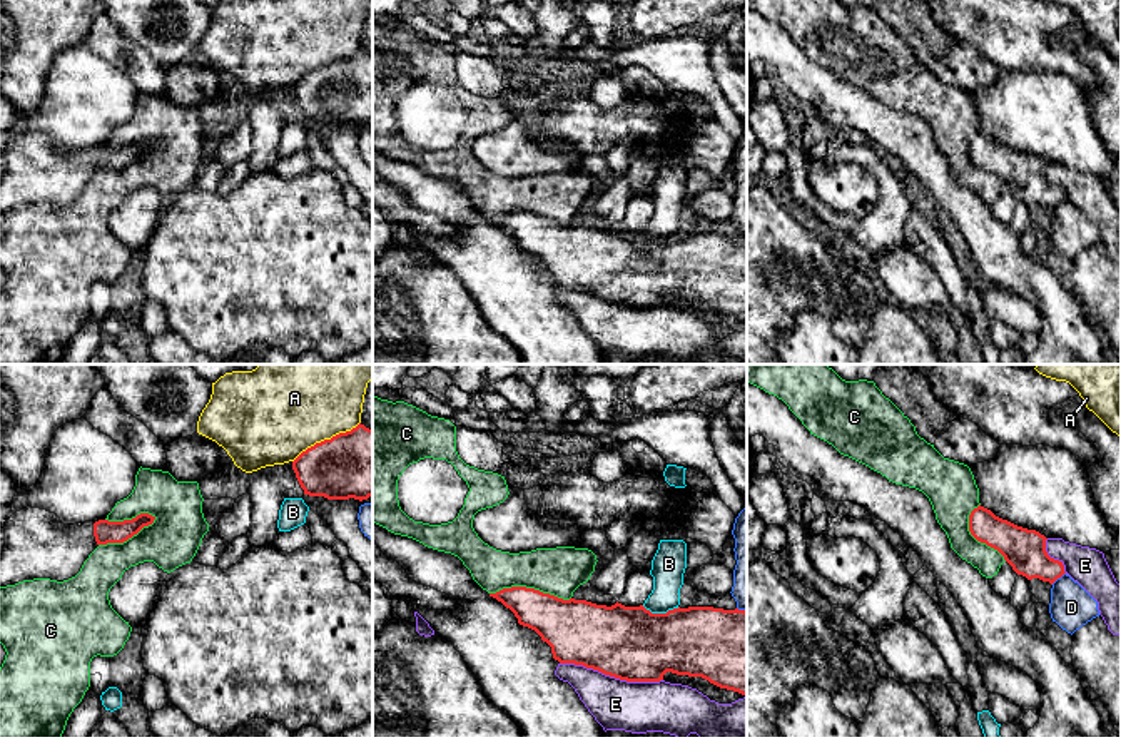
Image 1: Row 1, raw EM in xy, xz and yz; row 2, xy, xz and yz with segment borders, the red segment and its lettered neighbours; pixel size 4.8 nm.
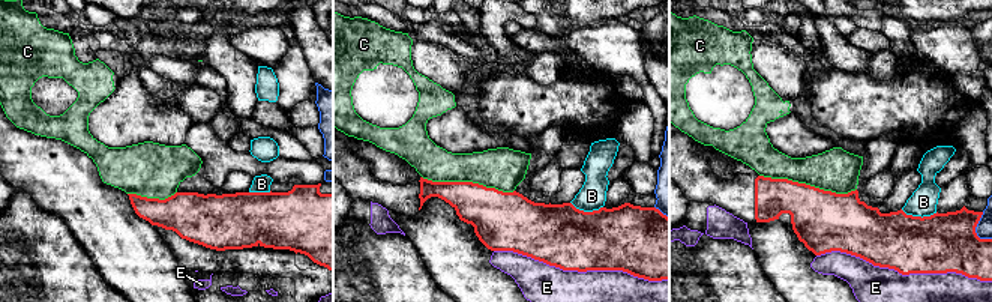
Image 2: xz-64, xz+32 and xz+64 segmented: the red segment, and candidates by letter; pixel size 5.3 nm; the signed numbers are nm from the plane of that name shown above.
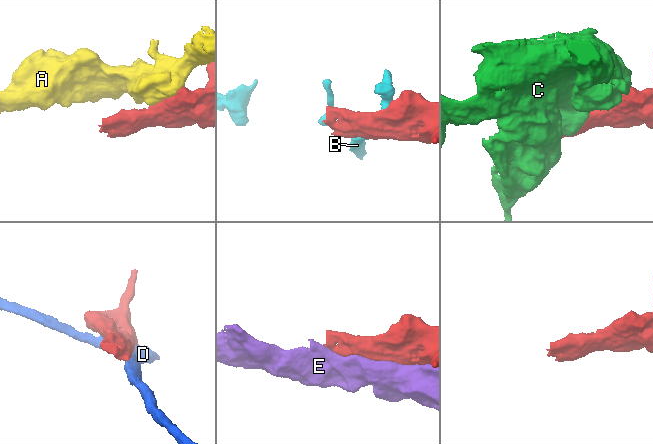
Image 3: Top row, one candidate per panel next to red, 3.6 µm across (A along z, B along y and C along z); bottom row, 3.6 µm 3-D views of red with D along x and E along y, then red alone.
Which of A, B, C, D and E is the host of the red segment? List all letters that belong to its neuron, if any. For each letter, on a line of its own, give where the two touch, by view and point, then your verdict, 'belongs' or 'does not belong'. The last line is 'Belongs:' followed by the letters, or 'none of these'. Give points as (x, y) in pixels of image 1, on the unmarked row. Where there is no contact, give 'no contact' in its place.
A: xy (326, 66) | does not belong
B: xz (660, 239) | does not belong
C: xy (127, 164) | does not belong
D: yz (1058, 203) | does not belong
E: xz (612, 301) | does not belong
Belongs: none of these

